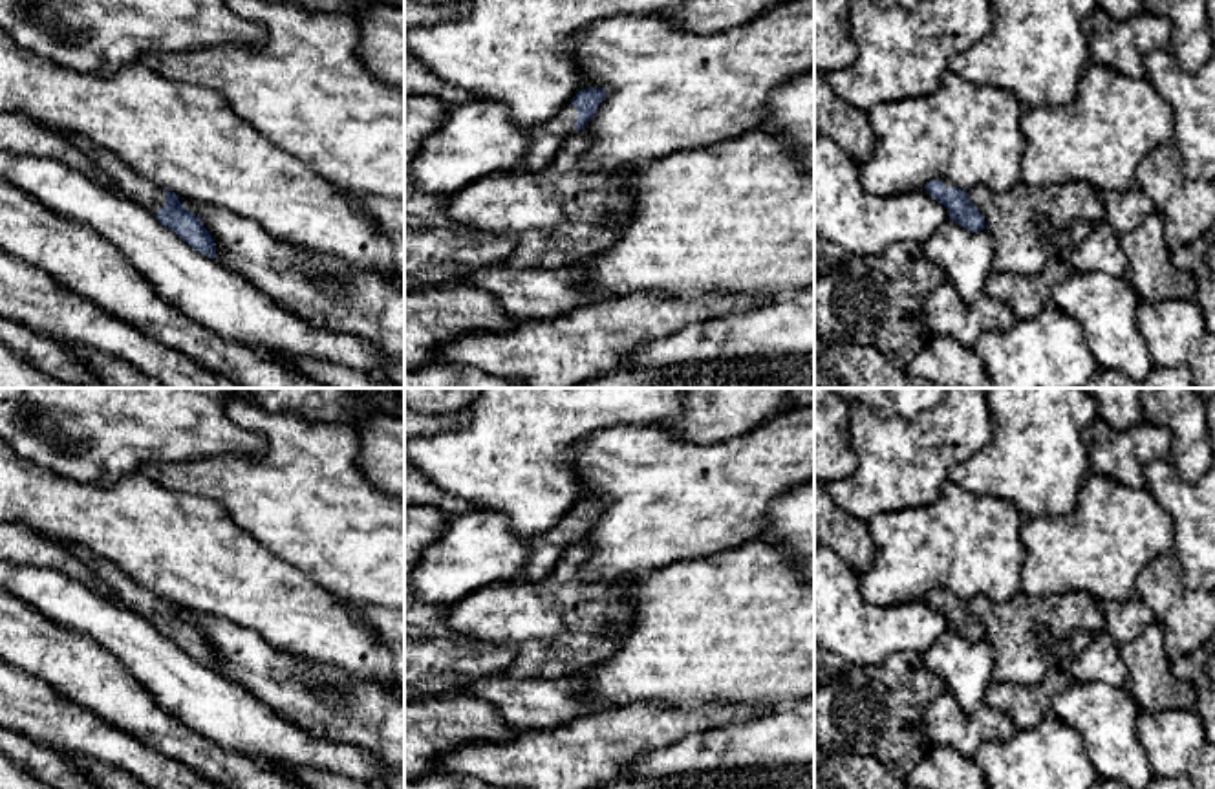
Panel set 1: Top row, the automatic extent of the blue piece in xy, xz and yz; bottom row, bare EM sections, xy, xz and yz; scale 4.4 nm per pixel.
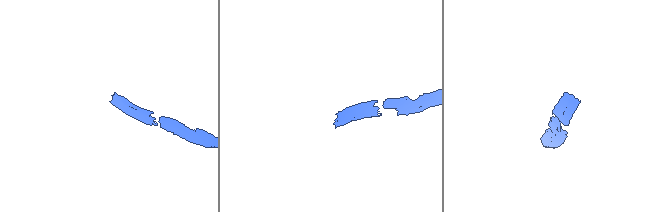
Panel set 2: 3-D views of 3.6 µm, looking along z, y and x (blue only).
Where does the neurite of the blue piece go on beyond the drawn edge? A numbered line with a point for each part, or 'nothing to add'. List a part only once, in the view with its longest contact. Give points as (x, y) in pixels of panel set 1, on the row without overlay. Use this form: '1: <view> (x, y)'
1: xz (546, 550)

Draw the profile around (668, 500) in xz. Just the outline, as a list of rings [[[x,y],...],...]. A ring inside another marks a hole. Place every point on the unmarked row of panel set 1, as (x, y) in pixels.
[[[814,405],[789,410],[763,425],[708,445],[673,436],[662,423],[628,423],[593,432],[564,456],[589,498],[604,498],[606,507],[586,533],[589,557],[580,567],[584,580],[646,575],[673,562],[704,558],[759,538],[770,503],[814,480]]]

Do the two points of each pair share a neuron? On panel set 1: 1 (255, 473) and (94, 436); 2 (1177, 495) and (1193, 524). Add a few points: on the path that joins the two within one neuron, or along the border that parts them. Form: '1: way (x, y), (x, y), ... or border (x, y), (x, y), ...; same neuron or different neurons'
1: border (235, 453), (187, 460), (154, 460), (150, 464); different neurons
2: way (1184, 502), (1193, 511), (1193, 517); same neuron

